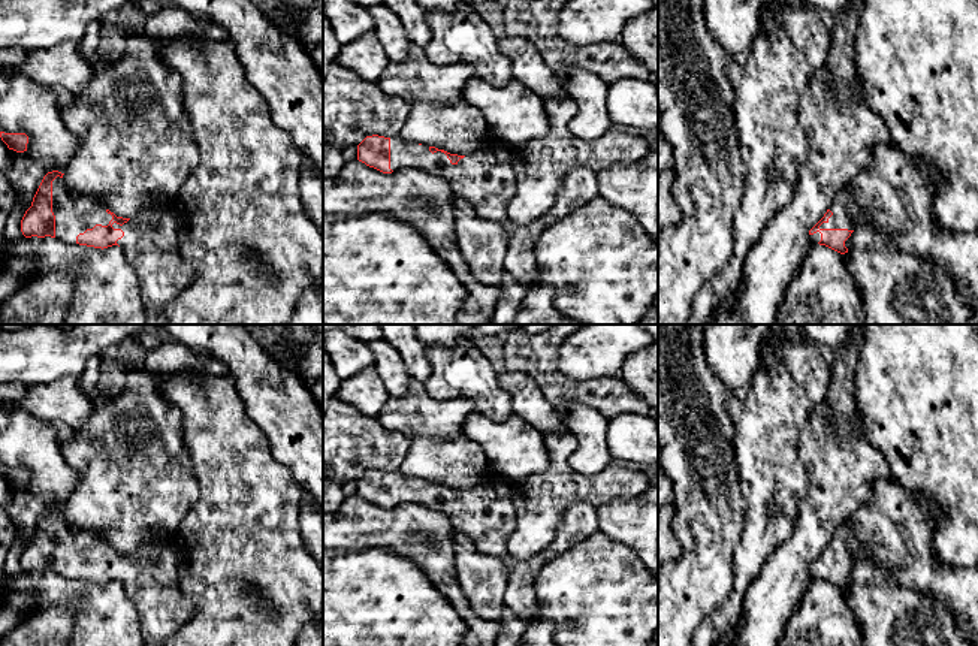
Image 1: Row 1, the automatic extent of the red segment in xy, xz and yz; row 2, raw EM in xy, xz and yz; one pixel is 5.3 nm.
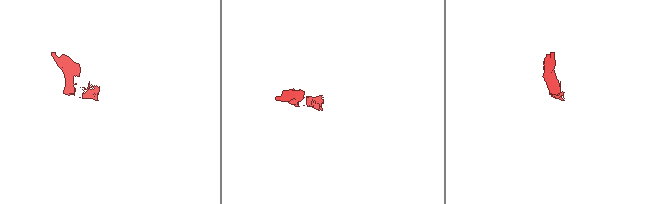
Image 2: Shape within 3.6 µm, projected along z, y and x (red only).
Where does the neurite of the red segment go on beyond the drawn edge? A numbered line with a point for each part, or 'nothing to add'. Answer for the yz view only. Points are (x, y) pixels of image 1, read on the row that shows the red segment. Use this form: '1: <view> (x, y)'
1: yz (841, 219)

